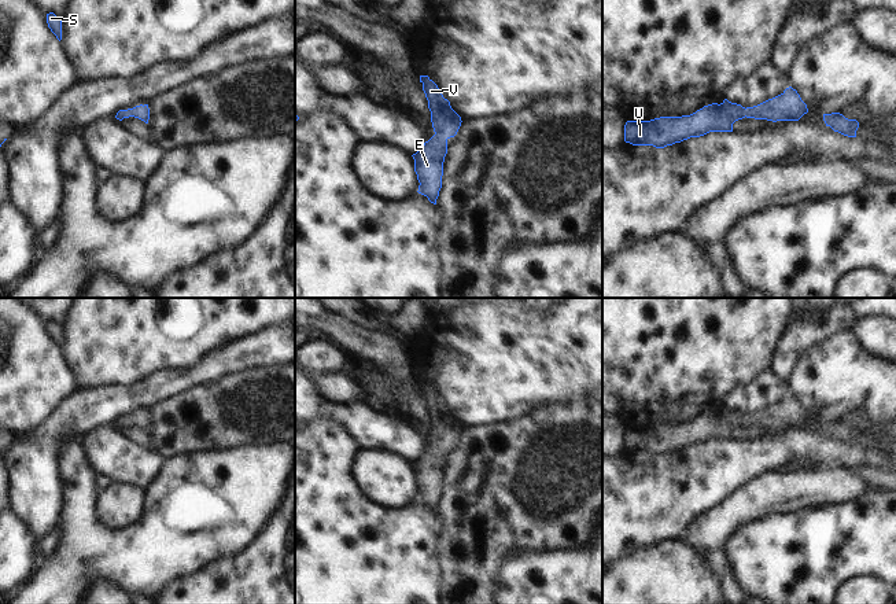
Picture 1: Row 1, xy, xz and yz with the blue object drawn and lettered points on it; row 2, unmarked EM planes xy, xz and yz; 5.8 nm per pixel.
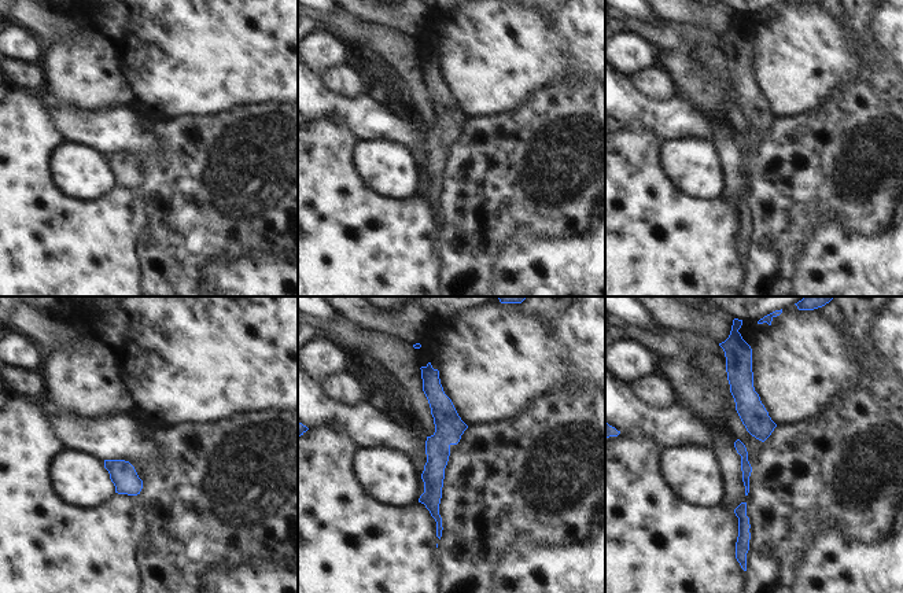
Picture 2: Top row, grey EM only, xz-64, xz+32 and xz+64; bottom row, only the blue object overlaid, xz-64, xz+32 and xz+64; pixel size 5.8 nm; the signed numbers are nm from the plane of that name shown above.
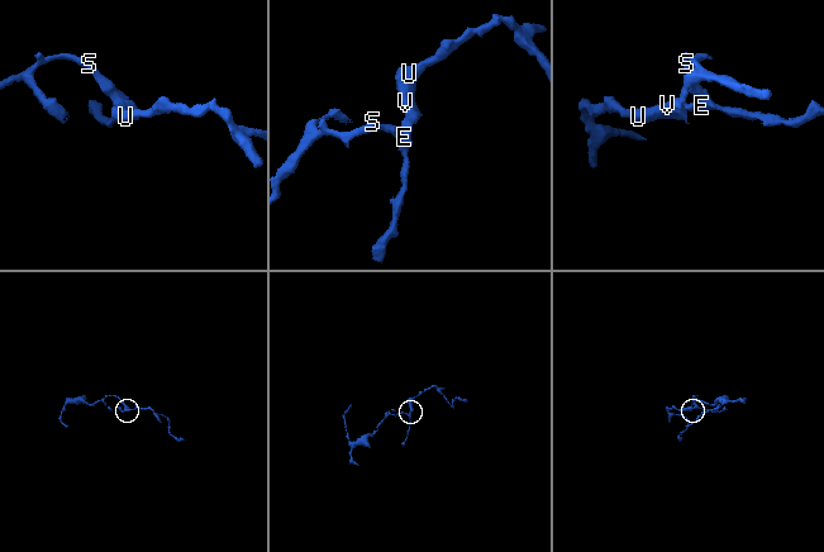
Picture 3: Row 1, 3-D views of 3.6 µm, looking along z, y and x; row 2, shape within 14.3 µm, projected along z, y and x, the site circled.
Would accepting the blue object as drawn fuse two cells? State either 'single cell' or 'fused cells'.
single cell

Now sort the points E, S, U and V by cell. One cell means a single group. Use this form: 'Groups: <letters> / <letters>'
Groups: E S U V.

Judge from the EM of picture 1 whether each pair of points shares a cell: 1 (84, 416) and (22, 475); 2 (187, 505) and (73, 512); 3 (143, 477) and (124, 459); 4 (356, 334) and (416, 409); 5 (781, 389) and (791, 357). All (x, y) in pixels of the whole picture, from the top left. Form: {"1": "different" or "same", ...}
{"1": "same", "2": "same", "3": "same", "4": "same", "5": "different"}

